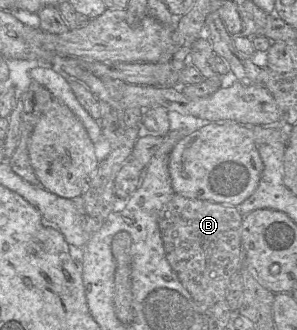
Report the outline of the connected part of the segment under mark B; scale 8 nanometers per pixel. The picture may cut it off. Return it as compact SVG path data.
M175 193L159 213L158 226L165 257L201 314L225 300L231 278L242 268L242 218L237 207Z

